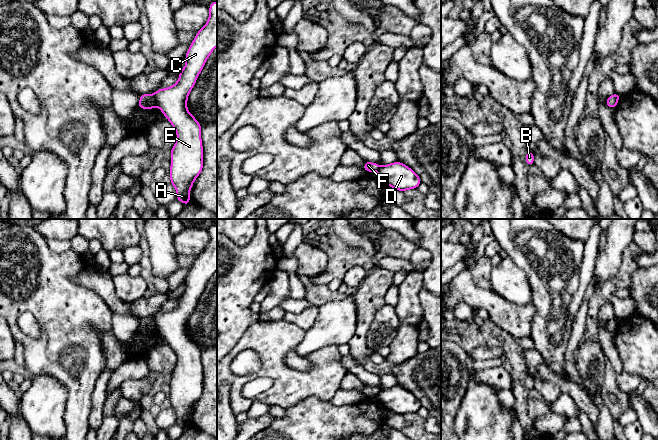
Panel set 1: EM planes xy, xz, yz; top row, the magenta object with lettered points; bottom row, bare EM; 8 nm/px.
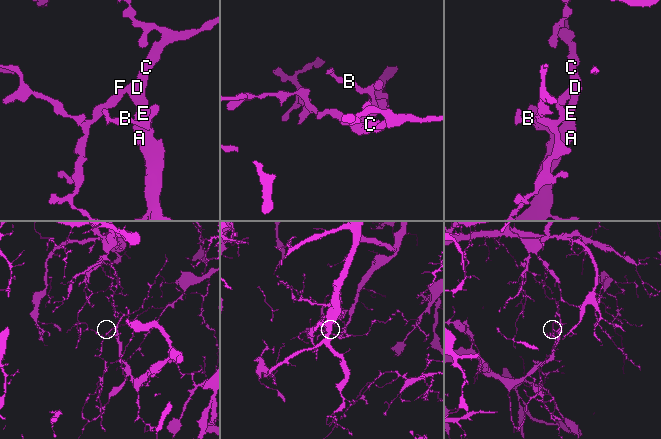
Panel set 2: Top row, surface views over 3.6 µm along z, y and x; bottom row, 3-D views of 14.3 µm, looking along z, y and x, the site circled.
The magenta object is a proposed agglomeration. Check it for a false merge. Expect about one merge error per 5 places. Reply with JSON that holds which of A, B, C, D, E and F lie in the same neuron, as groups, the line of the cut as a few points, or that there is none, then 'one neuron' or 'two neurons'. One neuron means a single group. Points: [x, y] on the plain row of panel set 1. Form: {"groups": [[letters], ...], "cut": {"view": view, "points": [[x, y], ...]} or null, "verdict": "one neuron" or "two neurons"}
{"groups": [["A", "B", "C", "D", "E"], ["F"]], "cut": {"view": "xy", "points": [[153, 318], [157, 330]]}, "verdict": "two neurons"}

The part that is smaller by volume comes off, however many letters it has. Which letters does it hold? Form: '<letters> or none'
F

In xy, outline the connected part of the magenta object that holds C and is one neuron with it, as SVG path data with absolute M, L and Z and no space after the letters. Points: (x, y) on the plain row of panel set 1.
M217 225L209 230L209 243L190 268L185 279L185 291L178 305L168 312L154 317L157 331L177 357L171 373L170 406L175 411L176 423L190 428L192 409L203 393L203 370L201 348L187 333L188 319L204 289L217 271Z

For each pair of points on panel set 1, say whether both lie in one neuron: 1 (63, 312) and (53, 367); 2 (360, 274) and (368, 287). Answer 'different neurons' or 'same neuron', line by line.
1: same neuron
2: different neurons

